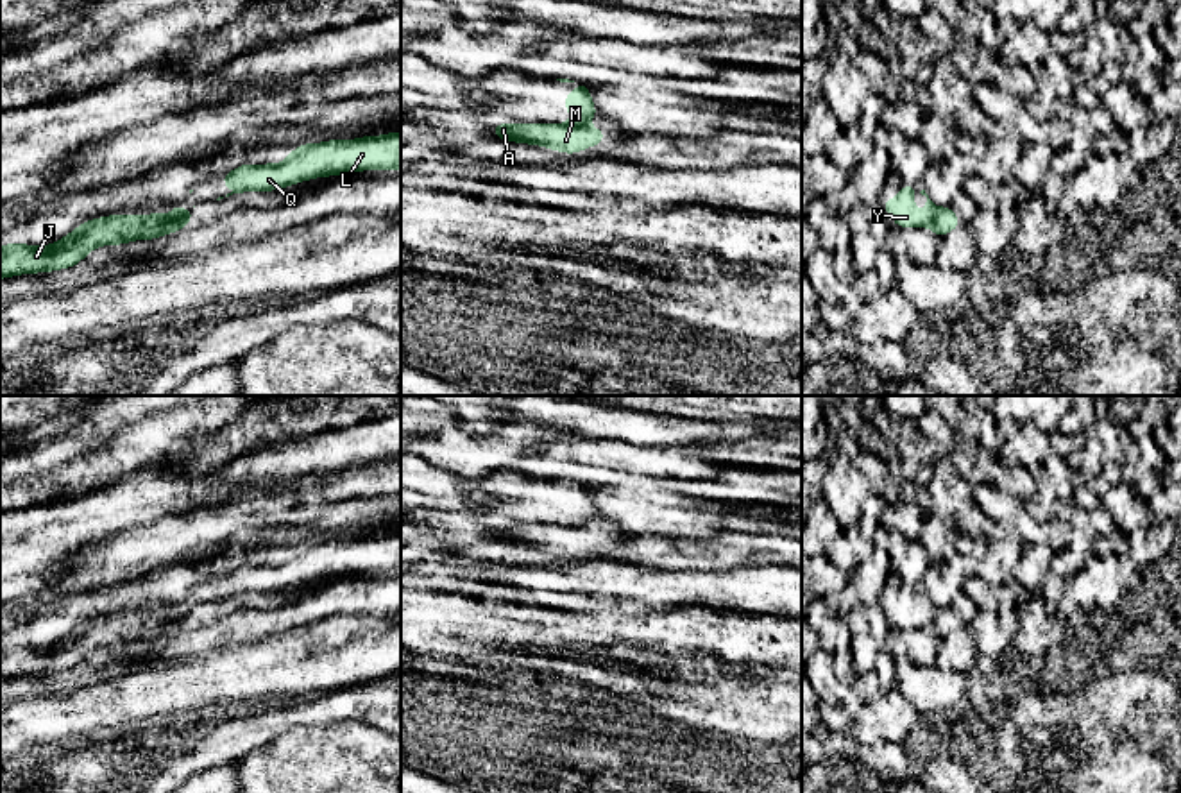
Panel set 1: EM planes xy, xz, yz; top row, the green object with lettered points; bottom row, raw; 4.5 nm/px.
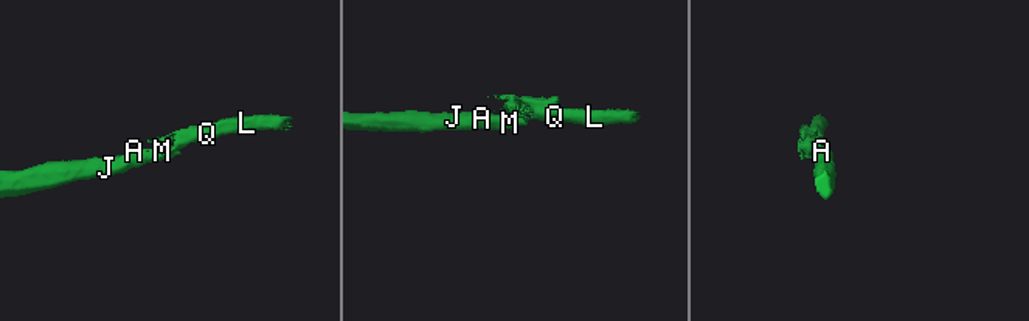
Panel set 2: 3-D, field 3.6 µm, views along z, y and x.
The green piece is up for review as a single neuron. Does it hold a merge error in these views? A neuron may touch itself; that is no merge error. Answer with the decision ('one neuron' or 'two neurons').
two neurons

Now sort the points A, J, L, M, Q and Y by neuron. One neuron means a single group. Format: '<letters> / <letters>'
A J M / L Q Y

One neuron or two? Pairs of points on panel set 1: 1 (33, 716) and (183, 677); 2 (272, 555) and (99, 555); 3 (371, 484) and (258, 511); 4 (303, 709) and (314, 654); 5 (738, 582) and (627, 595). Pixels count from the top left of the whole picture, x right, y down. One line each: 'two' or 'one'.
1: two
2: two
3: one
4: two
5: one

